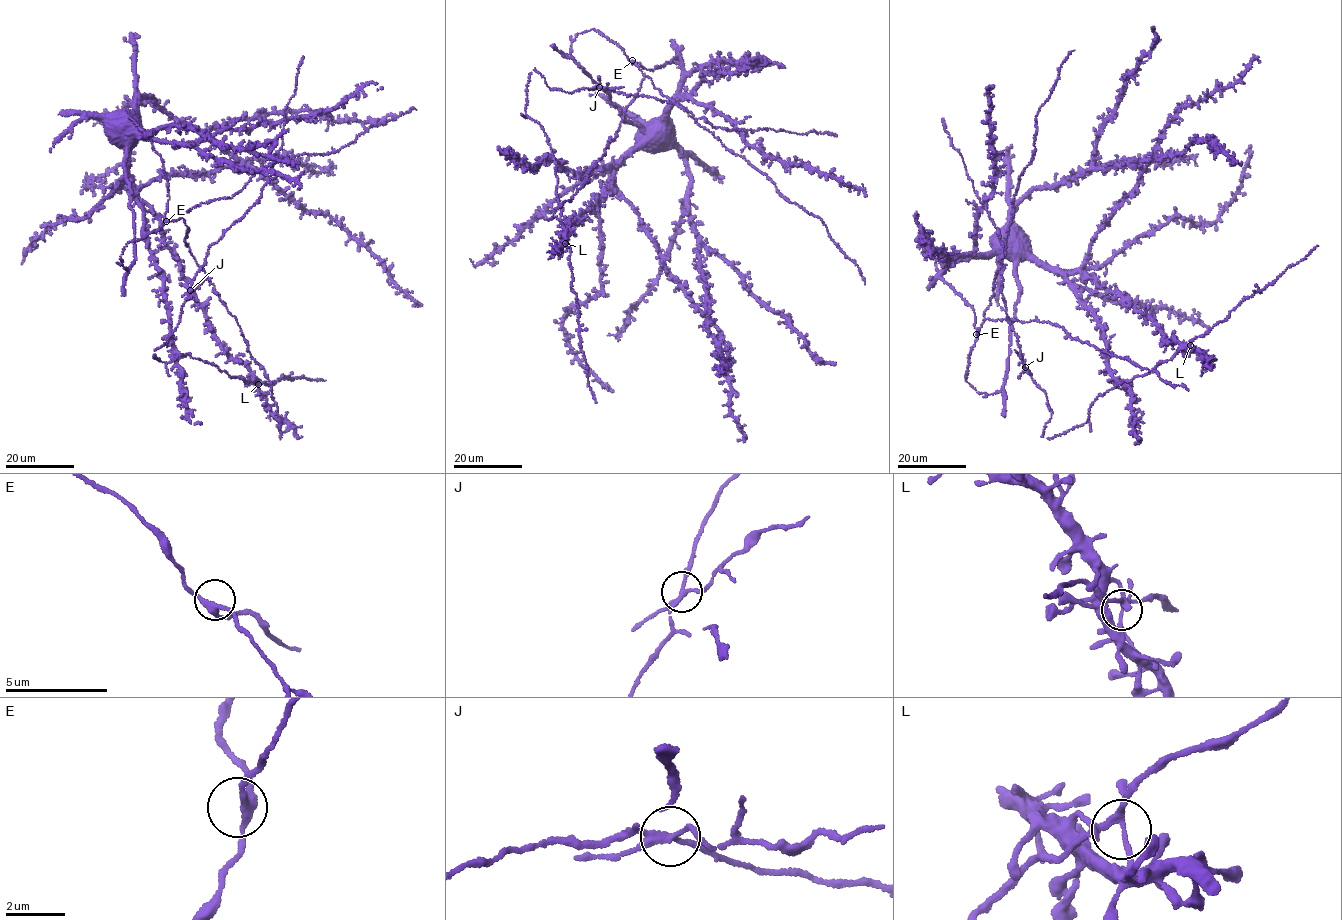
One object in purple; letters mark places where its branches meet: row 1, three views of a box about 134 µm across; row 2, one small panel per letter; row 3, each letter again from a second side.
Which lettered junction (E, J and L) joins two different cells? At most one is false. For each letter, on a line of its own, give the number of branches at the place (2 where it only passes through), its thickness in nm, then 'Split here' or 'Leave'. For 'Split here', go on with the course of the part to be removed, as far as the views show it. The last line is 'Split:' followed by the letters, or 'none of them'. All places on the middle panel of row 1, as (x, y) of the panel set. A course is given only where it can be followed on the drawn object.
E: Branches: 3. Thickness 240 nm. Leave
J: Branches: 4. Thickness 200 nm. Split here. Course of the part to remove: (599, 87), (624, 86)
L: Branches: 4. Thickness 170 nm. Leave
Split: J

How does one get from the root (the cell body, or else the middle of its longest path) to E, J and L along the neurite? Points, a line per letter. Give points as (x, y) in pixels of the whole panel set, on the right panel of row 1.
E: (1014, 249), (1011, 255), (995, 249), (973, 255), (949, 266), (940, 277), (972, 307), (976, 334)
J: (1014, 249), (1090, 276), (1180, 345), (1171, 359), (1096, 397), (1085, 423), (1048, 439), (1046, 393), (1025, 367)
L: (1014, 249), (1022, 258), (1033, 255), (1063, 272), (1079, 270), (1084, 272), (1151, 319), (1165, 338), (1190, 345)

